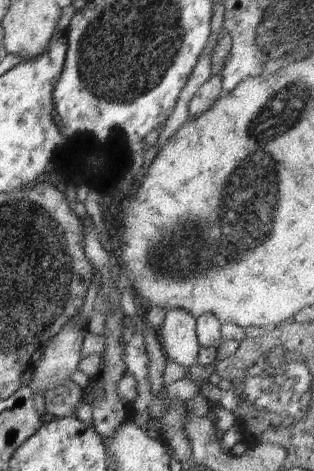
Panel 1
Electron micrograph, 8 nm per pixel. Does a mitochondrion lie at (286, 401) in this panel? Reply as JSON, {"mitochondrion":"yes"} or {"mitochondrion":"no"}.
{"mitochondrion":"yes"}

